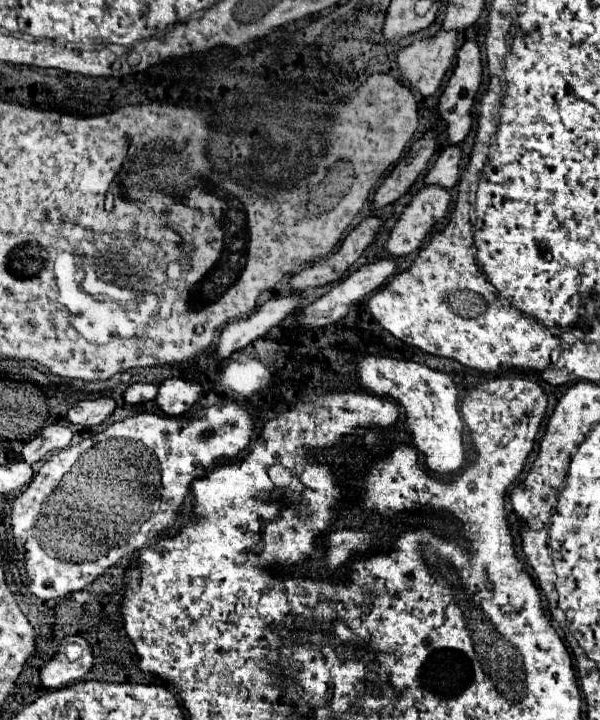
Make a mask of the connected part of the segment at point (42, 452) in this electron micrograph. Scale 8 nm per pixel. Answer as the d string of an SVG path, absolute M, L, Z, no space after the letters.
M49 425L37 437L33 437L29 443L25 443L25 447L21 451L21 459L29 465L43 461L53 451L65 449L71 443L71 437L73 437L73 431L69 427Z

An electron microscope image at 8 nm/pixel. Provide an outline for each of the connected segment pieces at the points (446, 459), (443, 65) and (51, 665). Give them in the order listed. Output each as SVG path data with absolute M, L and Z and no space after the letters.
M363 355L357 357L359 383L375 395L395 399L407 411L407 429L411 431L413 445L423 453L425 465L441 475L461 469L463 421L457 409L457 387L447 373L433 371L415 361L399 361L391 357Z
M439 31L435 37L415 41L397 55L397 67L405 81L409 81L423 97L433 95L455 53L457 33Z
M65 637L57 649L57 653L49 659L49 663L41 669L39 677L43 687L49 689L61 689L65 685L71 685L91 669L93 665L93 653L89 643L79 637Z

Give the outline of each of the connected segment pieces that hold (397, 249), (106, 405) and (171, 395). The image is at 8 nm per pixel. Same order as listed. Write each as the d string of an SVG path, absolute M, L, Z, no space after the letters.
M423 187L415 193L391 229L385 251L393 257L405 257L419 249L425 235L447 215L449 201L451 193L441 187Z
M99 397L99 399L85 399L75 403L67 411L67 421L81 425L81 427L93 427L103 423L115 409L115 401L109 397Z
M165 379L159 385L155 403L165 415L181 415L185 413L201 395L201 385L185 379Z

